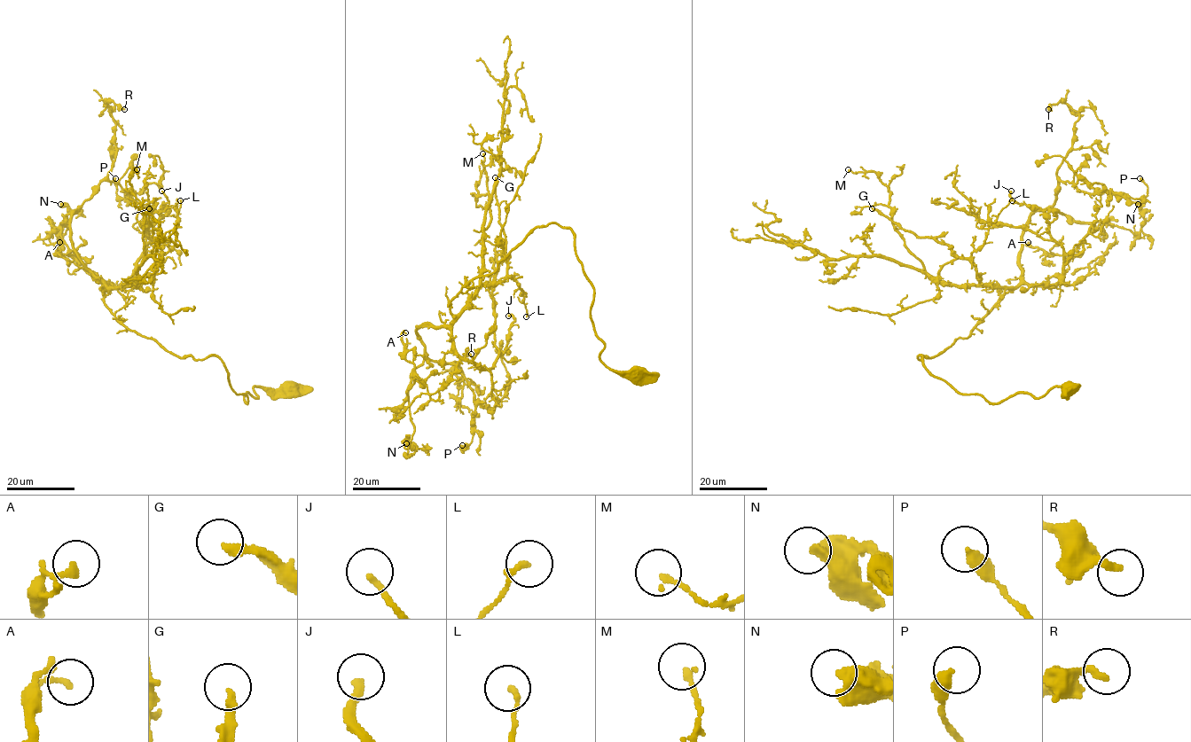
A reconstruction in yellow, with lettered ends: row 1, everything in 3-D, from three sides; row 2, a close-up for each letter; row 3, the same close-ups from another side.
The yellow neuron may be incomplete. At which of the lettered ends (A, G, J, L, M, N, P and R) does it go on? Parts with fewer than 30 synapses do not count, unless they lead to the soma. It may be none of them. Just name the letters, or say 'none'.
G

